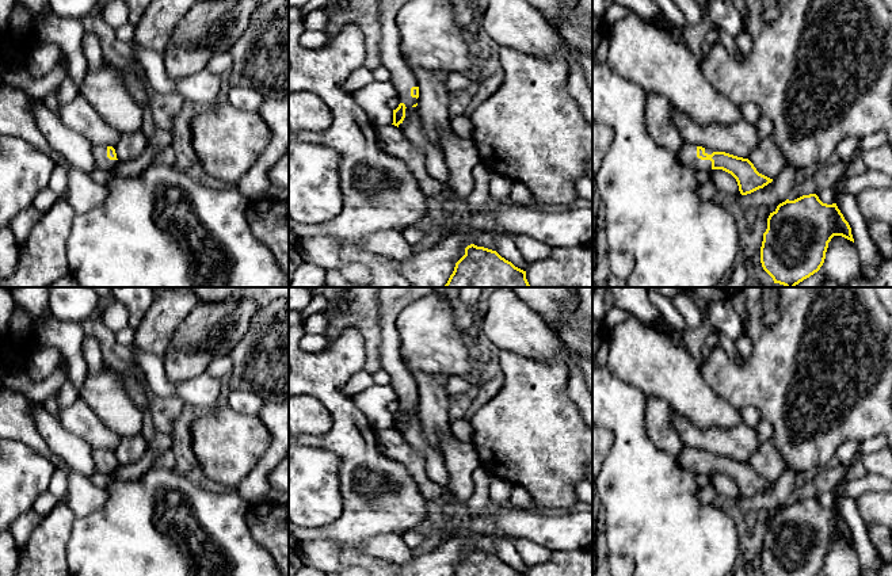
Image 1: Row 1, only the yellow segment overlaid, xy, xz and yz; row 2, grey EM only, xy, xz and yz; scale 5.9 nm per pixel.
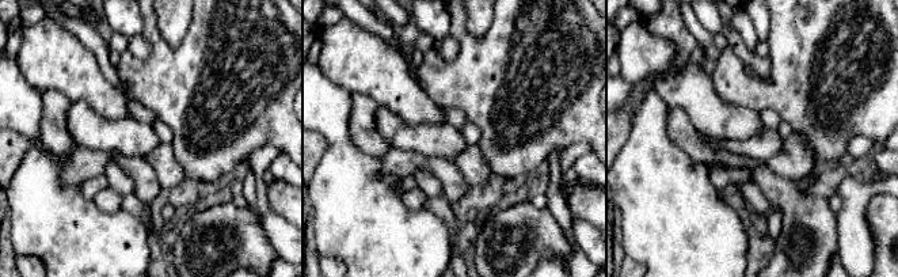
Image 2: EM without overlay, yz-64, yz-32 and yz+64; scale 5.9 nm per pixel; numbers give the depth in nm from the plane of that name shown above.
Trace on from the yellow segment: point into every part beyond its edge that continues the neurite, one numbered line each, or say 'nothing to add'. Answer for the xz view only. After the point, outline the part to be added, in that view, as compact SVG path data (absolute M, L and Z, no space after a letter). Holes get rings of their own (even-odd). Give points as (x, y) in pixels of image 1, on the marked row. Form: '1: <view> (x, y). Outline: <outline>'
1: xz (401, 77). Outline: M378 0L382 34L380 52L382 65L390 72L392 89L400 103L412 107L418 99L411 96L411 88L418 87L418 79L403 56L401 35L396 24L396 16L407 1L409 0Z

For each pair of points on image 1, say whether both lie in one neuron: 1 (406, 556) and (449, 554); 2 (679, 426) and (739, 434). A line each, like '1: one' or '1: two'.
1: two
2: one

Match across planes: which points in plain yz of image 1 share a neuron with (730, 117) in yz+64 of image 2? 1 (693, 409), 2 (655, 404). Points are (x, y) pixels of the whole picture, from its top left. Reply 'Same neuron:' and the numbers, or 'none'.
Same neuron: 1

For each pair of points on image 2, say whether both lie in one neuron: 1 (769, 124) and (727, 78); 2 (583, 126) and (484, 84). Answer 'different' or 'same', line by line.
1: different
2: same

